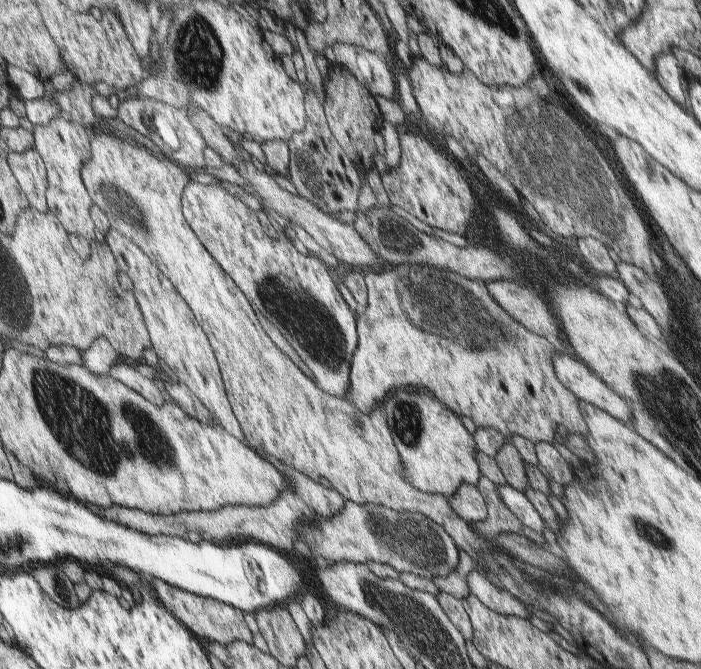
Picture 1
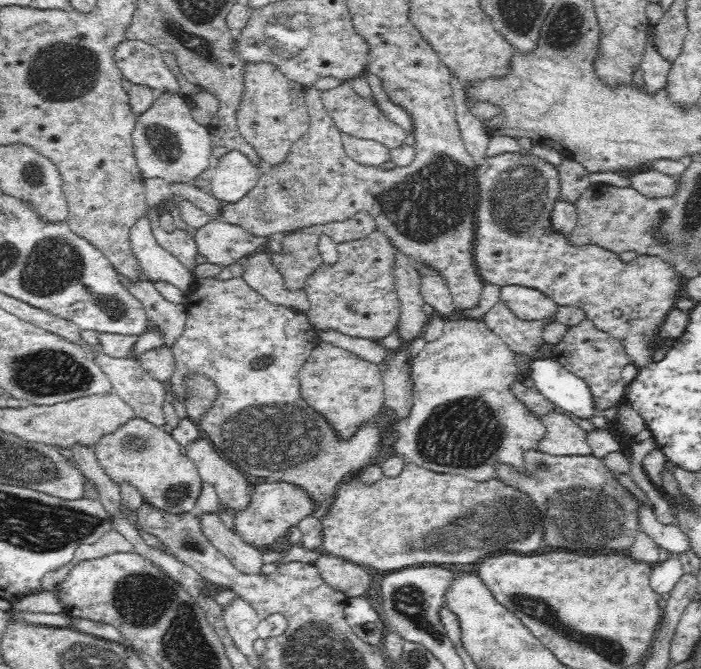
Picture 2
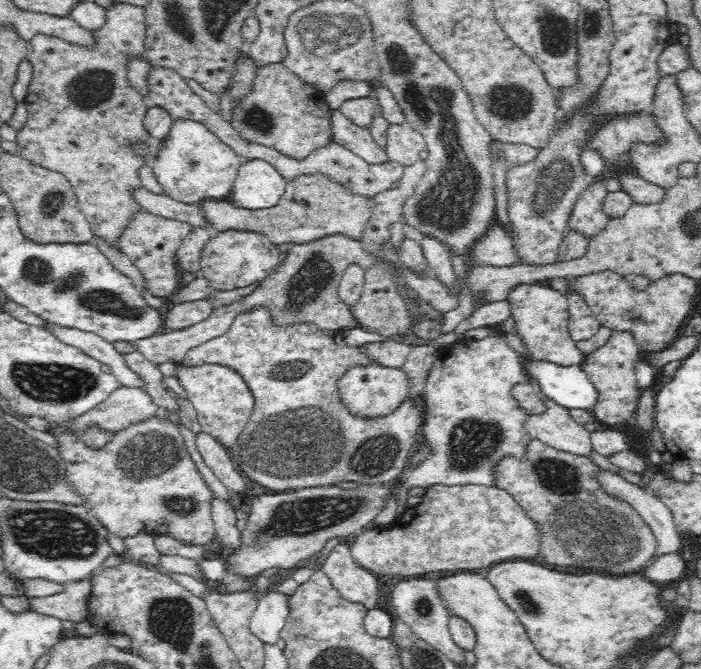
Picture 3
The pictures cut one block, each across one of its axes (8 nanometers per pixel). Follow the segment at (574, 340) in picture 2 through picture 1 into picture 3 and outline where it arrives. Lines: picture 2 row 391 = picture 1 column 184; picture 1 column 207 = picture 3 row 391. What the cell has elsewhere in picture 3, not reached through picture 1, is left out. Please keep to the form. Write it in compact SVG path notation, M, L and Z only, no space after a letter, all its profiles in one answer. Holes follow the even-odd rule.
M608 331L606 338L581 354L580 370L588 377L598 393L597 403L591 410L596 421L614 425L626 421L633 413L642 388L635 379L635 367L640 360L641 350L634 344L629 332Z

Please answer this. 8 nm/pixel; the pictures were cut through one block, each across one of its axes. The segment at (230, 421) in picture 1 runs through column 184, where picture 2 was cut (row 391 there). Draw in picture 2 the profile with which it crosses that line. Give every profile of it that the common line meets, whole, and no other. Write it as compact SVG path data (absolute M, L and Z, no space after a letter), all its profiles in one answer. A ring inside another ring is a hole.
M315 341L314 346L312 346L308 352L309 356L305 357L304 360L300 362L300 366L296 368L298 395L300 395L300 399L302 399L308 407L316 411L316 413L328 423L337 442L350 440L354 432L356 432L362 424L366 424L366 422L373 420L374 416L385 408L383 402L384 374L380 373L375 363L364 360L347 350L322 341Z

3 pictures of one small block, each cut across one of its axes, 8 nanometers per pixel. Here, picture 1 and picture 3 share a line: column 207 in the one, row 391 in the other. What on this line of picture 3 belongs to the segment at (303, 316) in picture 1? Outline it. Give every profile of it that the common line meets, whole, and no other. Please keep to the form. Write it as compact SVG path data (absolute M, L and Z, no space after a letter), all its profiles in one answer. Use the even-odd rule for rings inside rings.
M215 364L199 365L191 369L180 367L175 376L186 391L187 401L195 410L201 432L216 438L224 447L234 444L236 433L242 430L251 407L251 398L245 384L229 368Z

